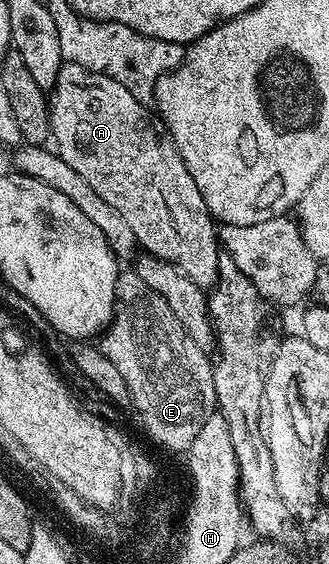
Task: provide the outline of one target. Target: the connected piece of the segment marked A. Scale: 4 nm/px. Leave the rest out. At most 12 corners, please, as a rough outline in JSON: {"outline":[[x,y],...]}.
{"outline":[[63,64],[54,147],[139,246],[205,289],[220,239],[151,110]]}

